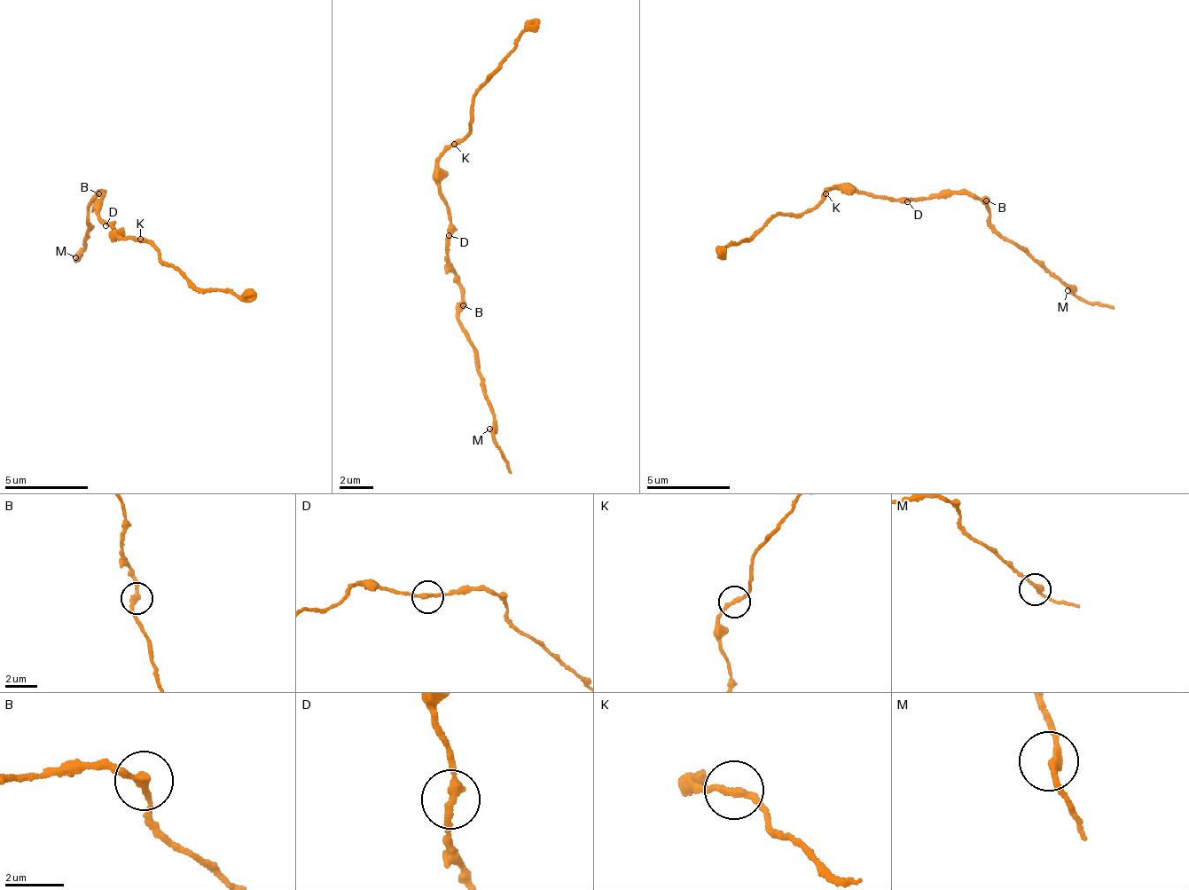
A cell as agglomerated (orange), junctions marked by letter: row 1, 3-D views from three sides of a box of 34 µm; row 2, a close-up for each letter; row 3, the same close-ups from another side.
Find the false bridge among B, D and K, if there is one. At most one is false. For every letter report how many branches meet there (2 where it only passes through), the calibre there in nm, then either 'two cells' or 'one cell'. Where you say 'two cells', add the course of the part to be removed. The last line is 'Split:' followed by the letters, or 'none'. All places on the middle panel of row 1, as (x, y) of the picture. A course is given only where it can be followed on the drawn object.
B: branches 2; calibre 240 nm; two cells; course (462, 307), (464, 335), (495, 414), (496, 443), (510, 471)
D: branches 2; calibre 240 nm; one cell
K: branches 2; calibre 220 nm; one cell
Split: B

